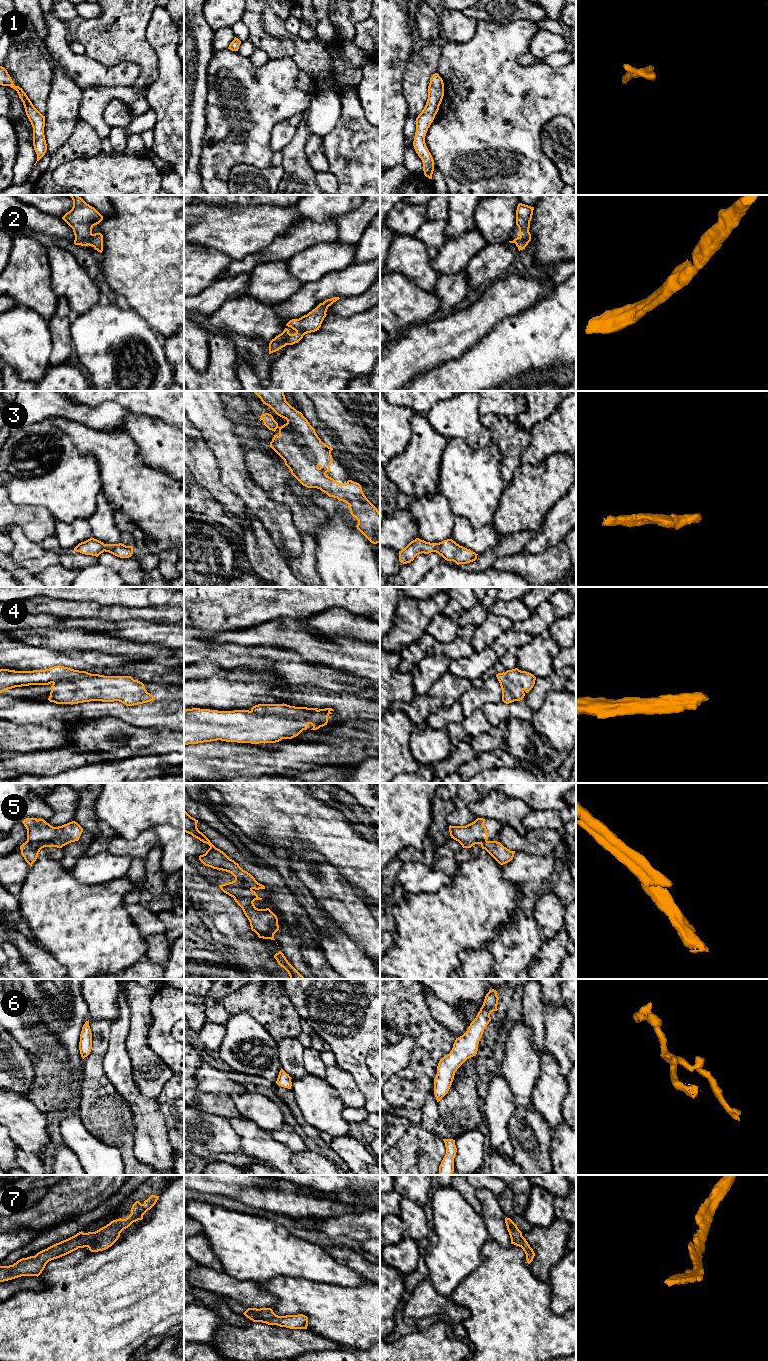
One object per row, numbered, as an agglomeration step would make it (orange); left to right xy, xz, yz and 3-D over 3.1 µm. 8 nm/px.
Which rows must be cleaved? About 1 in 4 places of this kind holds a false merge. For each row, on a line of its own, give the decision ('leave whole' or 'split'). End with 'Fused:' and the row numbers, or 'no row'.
1: leave whole
2: leave whole
3: leave whole
4: leave whole
5: split
6: leave whole
7: leave whole
Fused: 5

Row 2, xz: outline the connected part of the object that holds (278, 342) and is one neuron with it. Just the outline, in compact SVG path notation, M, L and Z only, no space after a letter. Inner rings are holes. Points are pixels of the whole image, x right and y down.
M339 297L327 299L323 303L320 303L307 315L304 315L299 319L290 320L286 326L291 327L296 332L294 334L290 334L289 330L285 328L281 334L270 341L269 354L278 351L286 345L298 343L305 334L319 330L324 318L327 315L326 312L328 307L339 299Z

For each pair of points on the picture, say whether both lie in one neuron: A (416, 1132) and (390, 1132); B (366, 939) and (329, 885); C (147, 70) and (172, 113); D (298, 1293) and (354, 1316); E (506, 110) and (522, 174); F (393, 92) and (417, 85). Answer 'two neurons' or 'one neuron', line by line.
A: two neurons
B: one neuron
C: two neurons
D: one neuron
E: one neuron
F: two neurons

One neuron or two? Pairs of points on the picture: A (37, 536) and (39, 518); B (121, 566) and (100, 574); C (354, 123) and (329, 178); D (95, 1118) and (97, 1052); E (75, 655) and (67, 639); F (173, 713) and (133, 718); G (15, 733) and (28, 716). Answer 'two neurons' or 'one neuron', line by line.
A: one neuron
B: two neurons
C: two neurons
D: one neuron
E: two neurons
F: one neuron
G: two neurons

